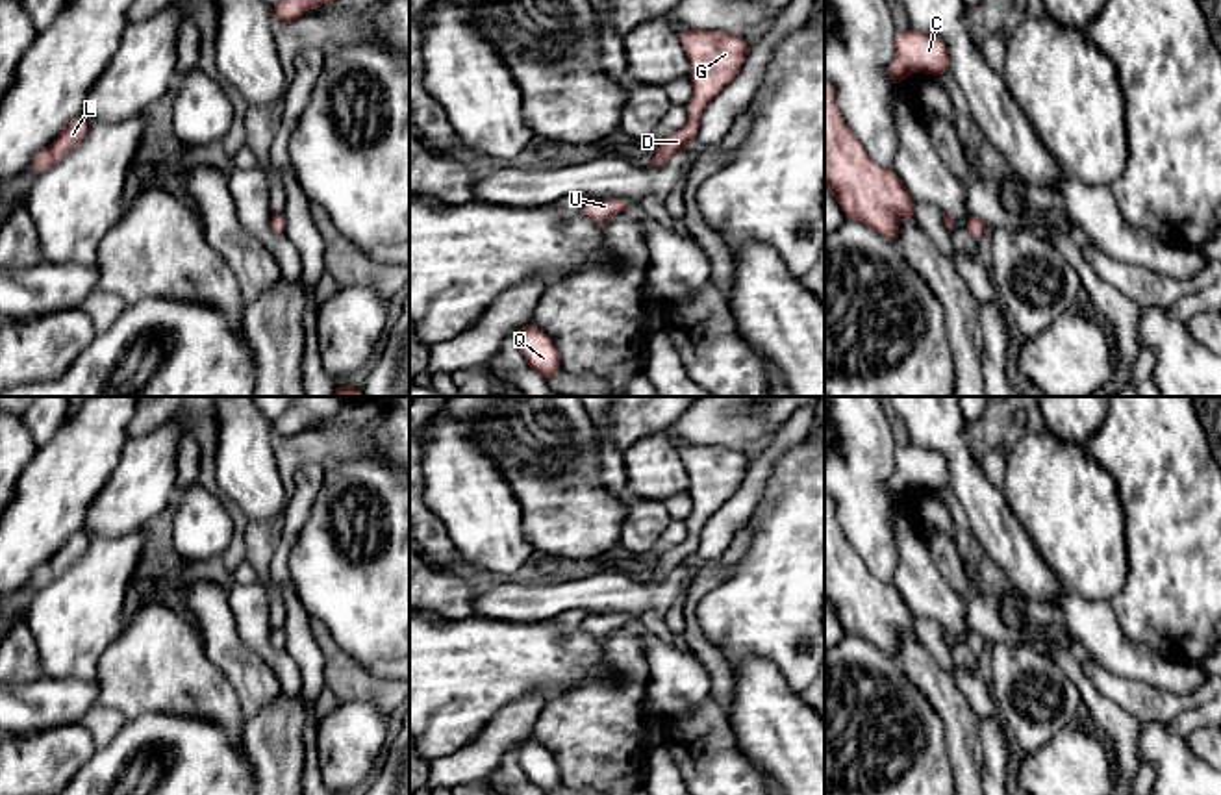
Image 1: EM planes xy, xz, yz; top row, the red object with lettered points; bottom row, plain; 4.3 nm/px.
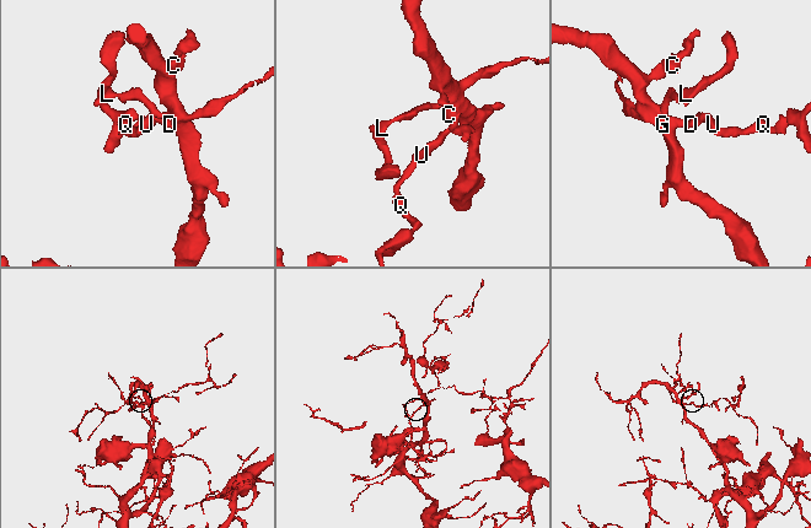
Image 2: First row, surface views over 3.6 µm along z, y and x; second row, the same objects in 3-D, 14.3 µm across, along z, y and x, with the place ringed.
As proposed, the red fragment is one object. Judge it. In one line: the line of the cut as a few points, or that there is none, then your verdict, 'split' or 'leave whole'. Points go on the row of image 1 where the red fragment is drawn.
cut none; leave whole

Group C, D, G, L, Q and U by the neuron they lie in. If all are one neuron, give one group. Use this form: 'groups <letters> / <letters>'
groups C D G L Q U

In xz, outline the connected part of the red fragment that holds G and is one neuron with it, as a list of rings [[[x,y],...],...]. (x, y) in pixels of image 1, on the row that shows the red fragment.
[[[684,30],[678,37],[689,61],[689,82],[693,85],[693,96],[686,104],[689,120],[678,132],[658,139],[648,167],[663,167],[676,152],[697,139],[704,109],[734,82],[750,48],[747,39],[726,32]]]

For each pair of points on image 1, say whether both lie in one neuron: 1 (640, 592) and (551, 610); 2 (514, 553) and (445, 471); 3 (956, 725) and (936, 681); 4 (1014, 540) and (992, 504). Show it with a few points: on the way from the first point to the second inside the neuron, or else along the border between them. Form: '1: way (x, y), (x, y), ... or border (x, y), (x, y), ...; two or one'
1: way (617, 593), (573, 593); one
2: way (493, 532), (465, 492); one
3: way (956, 714), (942, 692); one
4: way (1005, 530), (992, 514); one

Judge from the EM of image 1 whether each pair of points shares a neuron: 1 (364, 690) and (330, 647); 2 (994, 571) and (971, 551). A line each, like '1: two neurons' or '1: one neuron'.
1: one neuron
2: two neurons

